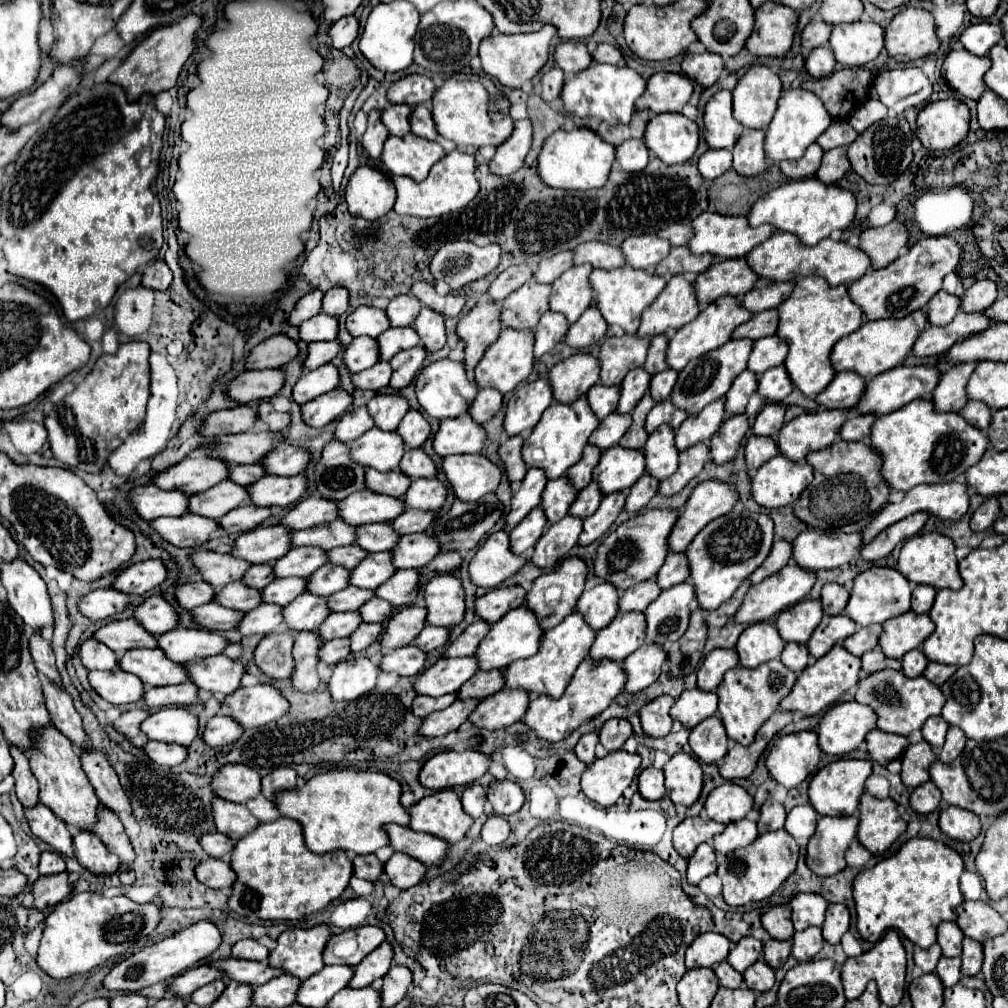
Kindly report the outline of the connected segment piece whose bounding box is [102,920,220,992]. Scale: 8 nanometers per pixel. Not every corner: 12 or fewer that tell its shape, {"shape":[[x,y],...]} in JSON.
{"shape":[[198,922],[116,964],[108,990],[138,992],[198,966],[220,944]]}

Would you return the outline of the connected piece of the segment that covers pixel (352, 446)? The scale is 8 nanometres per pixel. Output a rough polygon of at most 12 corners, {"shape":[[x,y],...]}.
{"shape":[[370,428],[348,444],[350,458],[378,472],[398,470],[404,442]]}

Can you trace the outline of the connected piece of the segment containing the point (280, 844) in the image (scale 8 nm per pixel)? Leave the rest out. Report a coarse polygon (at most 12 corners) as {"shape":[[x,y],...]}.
{"shape":[[300,822],[236,842],[228,902],[240,916],[298,920],[342,896],[346,852],[312,854]]}

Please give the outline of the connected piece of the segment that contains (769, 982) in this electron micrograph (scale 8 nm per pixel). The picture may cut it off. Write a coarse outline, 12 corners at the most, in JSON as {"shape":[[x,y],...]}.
{"shape":[[758,960],[744,972],[744,982],[754,992],[774,986],[774,970]]}

